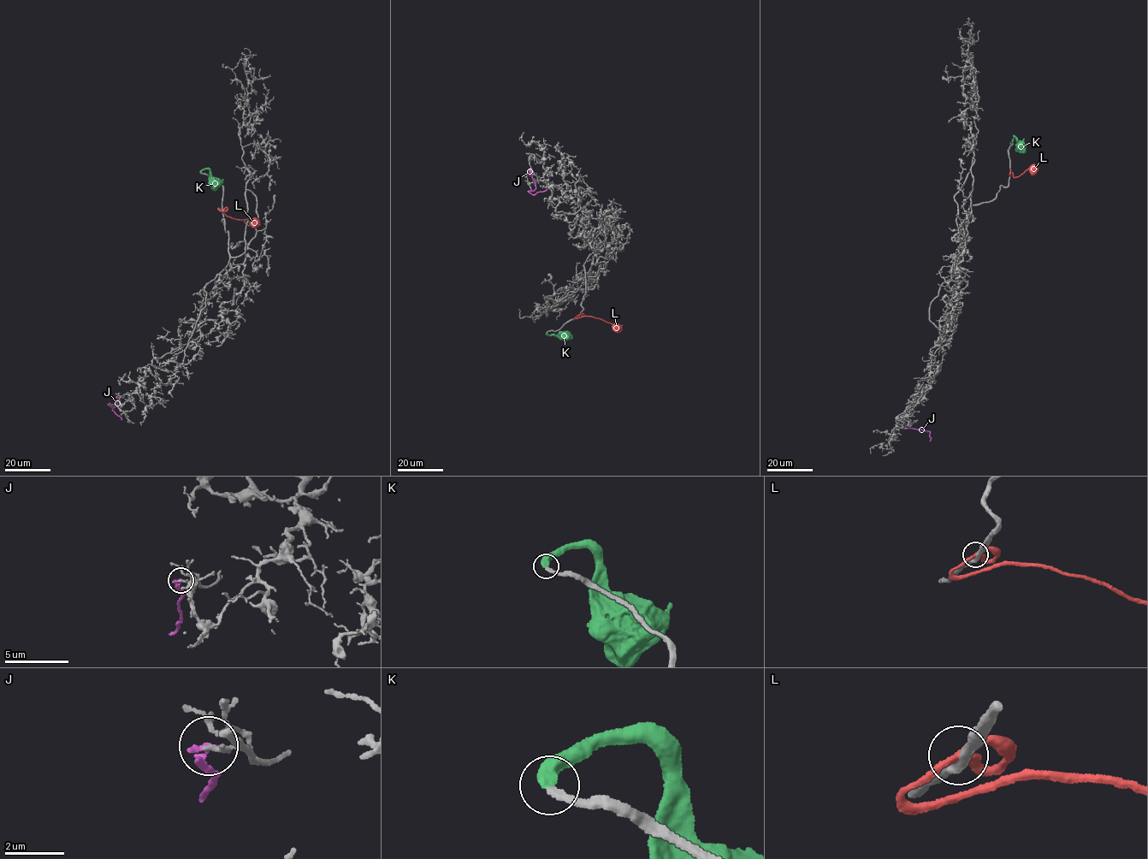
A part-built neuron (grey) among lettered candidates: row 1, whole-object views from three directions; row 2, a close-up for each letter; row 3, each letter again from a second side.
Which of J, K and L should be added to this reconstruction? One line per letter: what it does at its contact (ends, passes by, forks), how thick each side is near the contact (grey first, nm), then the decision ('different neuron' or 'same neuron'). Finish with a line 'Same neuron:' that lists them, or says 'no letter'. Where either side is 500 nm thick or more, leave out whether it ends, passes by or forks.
J: it ends; calibres 160 and 200 nm; different neuron
K: it ends; calibres 240 and 440 nm; same neuron
L: it passes by; calibres 300 and 240 nm; different neuron
Same neuron: K

